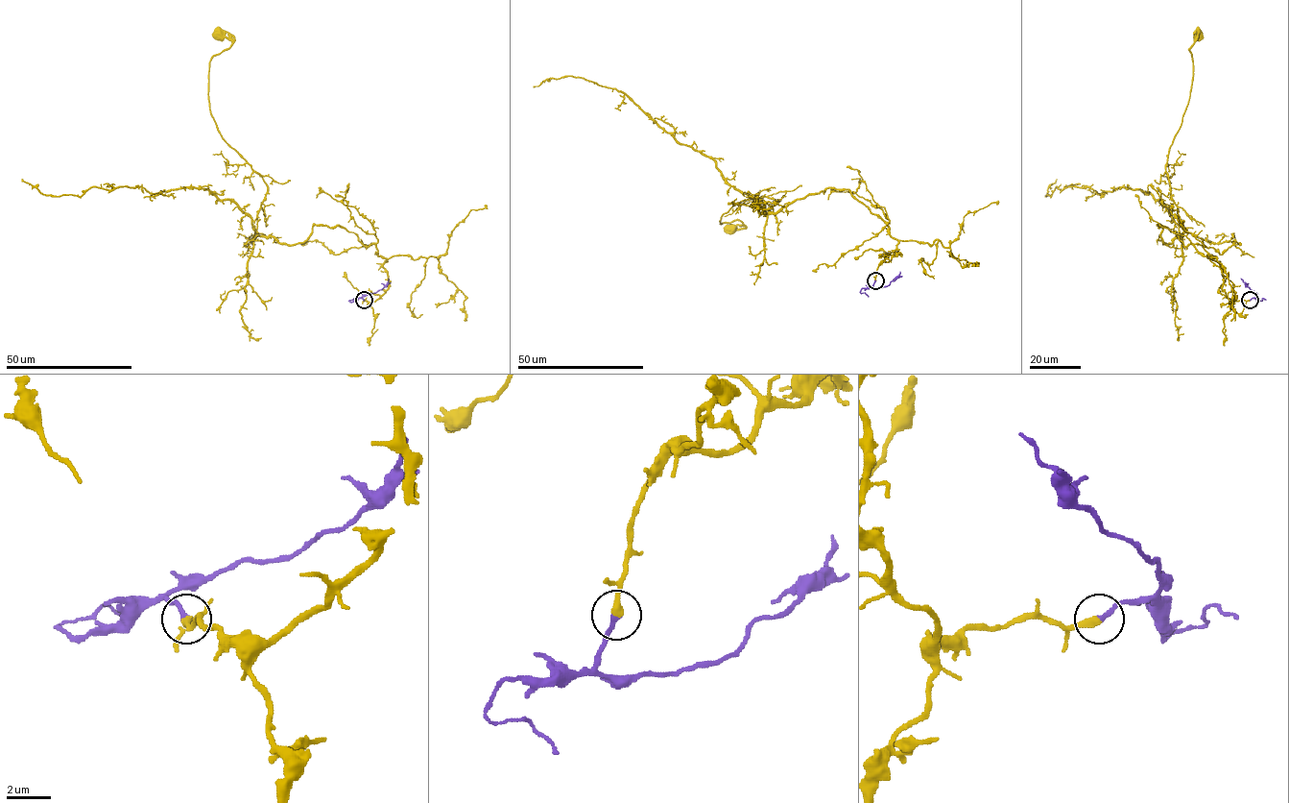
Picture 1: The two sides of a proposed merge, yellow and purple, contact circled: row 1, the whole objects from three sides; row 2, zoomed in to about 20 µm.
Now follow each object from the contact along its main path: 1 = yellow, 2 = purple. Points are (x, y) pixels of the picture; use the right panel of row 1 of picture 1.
1: (1250, 300), (1231, 302), (1220, 265), (1157, 225), (1165, 244), (1181, 235), (1165, 166), (1200, 35)
2: (1250, 300), (1256, 293), (1241, 279)

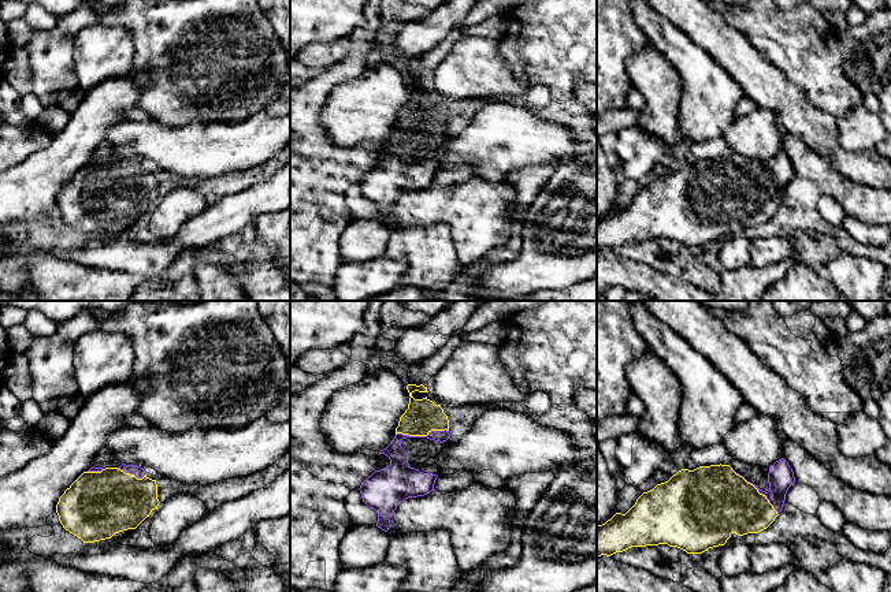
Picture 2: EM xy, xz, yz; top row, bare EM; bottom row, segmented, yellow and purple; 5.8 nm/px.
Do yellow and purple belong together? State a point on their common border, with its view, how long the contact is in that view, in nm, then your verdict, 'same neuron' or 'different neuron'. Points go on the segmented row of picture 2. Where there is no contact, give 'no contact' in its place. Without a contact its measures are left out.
xz (422, 435) | 320 nm | same neuron

